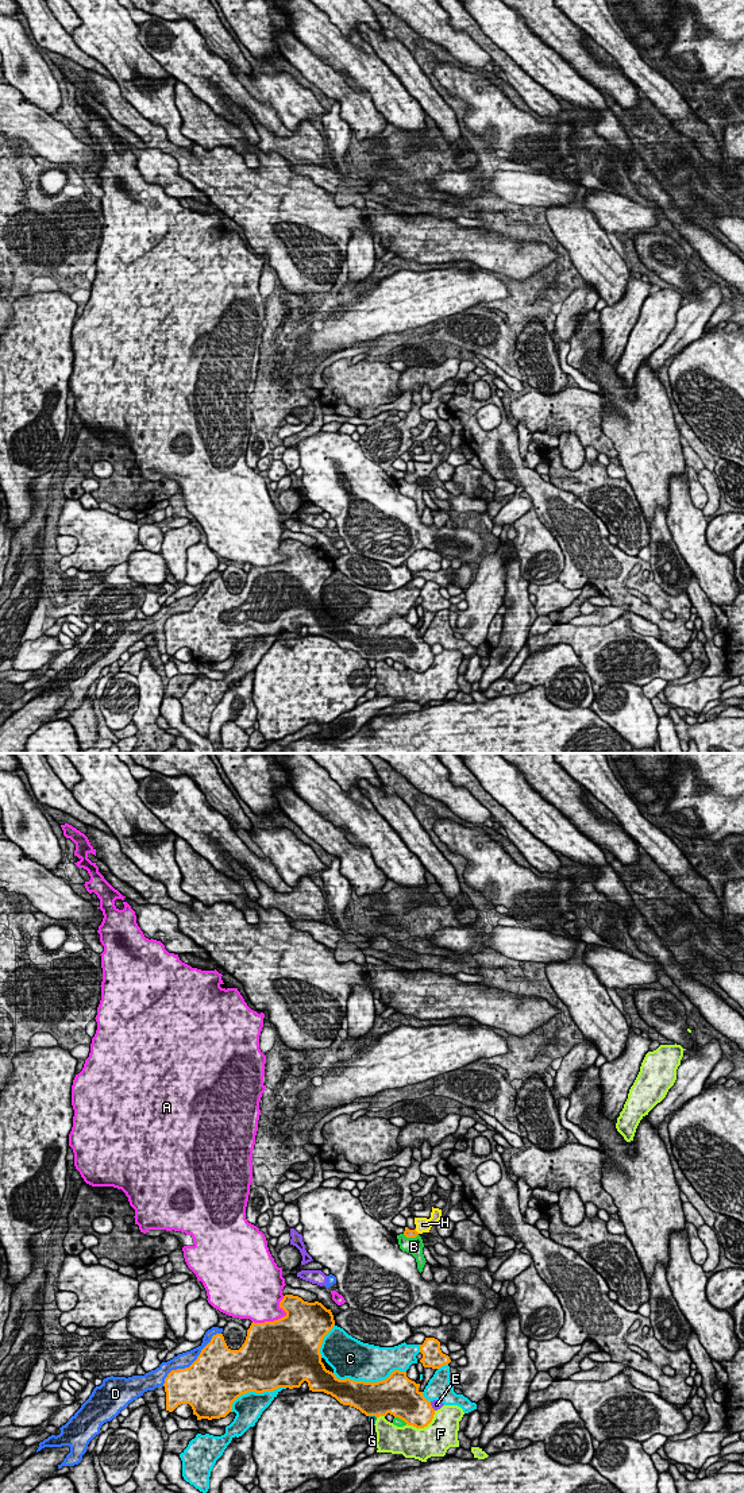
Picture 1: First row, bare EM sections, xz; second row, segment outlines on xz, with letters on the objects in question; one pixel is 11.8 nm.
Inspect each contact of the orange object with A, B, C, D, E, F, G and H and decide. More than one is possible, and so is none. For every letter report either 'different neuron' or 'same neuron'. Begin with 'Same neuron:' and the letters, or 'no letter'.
Same neuron: H
A: different neuron
B: different neuron
C: different neuron
D: different neuron
E: different neuron
F: different neuron
G: different neuron
H: same neuron

